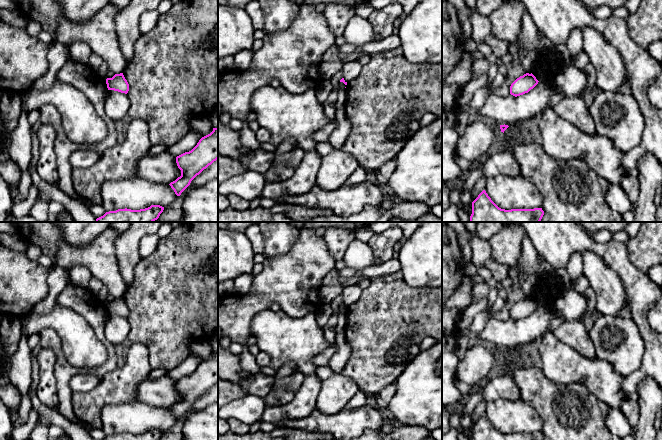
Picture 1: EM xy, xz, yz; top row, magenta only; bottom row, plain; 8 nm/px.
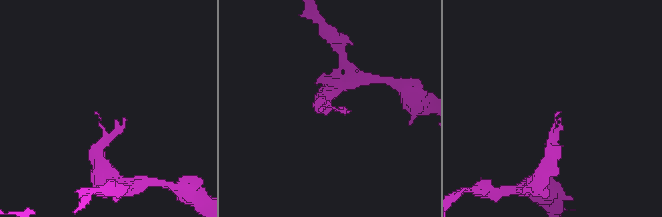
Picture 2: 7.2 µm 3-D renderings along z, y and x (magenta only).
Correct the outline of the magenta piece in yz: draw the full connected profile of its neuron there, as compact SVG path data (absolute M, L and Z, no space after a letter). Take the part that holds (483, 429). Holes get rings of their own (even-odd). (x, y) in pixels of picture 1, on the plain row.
M483 414L472 426L471 440L543 440L542 432L534 433L511 433L499 432Z

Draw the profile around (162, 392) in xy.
M165 376L146 379L137 388L135 400L160 408L170 408L181 400L176 381Z

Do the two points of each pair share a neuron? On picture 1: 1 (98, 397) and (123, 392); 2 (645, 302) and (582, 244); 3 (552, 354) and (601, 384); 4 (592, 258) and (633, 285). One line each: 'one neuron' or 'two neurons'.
1: one neuron
2: one neuron
3: one neuron
4: two neurons

